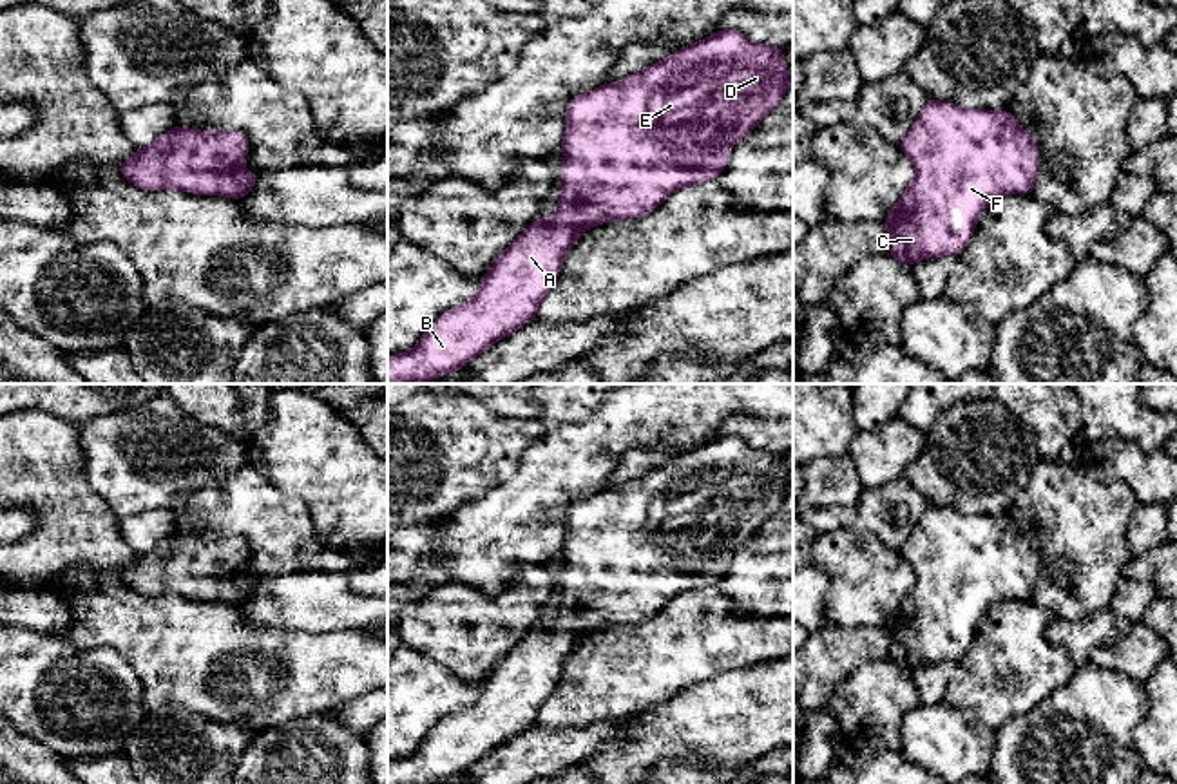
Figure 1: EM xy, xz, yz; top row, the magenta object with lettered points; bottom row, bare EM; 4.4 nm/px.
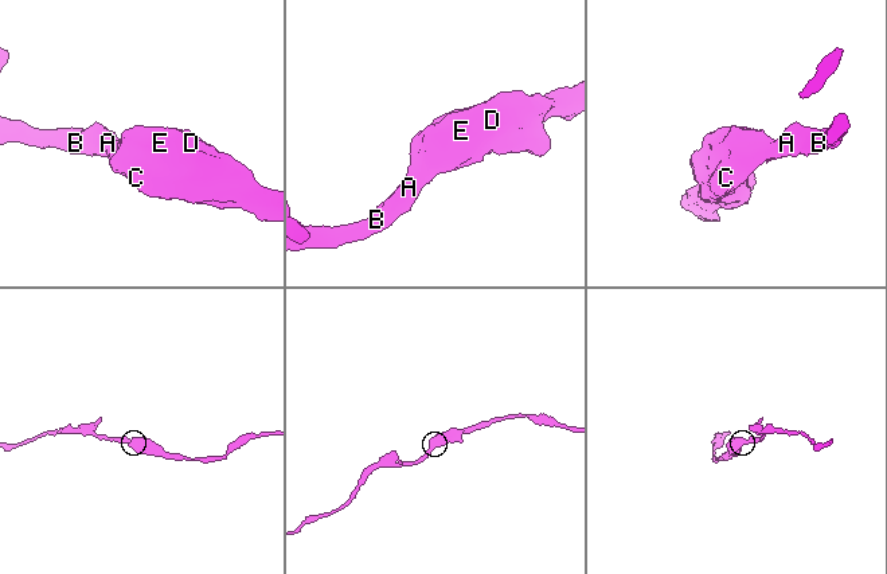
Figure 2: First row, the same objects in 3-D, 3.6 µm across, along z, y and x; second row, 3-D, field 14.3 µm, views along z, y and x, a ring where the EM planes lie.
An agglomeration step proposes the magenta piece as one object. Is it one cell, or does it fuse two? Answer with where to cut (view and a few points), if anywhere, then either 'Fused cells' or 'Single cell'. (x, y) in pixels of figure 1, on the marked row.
No split. Single cell

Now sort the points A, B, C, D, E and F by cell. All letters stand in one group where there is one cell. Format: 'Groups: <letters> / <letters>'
Groups: A B C D E F

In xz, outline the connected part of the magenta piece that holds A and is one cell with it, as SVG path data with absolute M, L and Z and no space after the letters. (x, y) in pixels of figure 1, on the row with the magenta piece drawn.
M726 29L683 47L632 76L572 98L561 143L565 167L558 197L560 208L545 219L534 219L500 253L483 275L473 301L442 313L413 349L388 357L388 384L416 384L467 366L489 346L536 319L538 306L552 290L565 255L587 228L605 221L646 215L683 186L715 179L728 165L730 147L755 129L793 85L782 54L784 49L753 43L741 31Z

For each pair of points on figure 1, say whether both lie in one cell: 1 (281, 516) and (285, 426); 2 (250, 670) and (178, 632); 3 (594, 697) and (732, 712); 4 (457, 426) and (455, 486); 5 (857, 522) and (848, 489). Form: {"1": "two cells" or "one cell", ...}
{"1": "two cells", "2": "one cell", "3": "two cells", "4": "one cell", "5": "two cells"}

